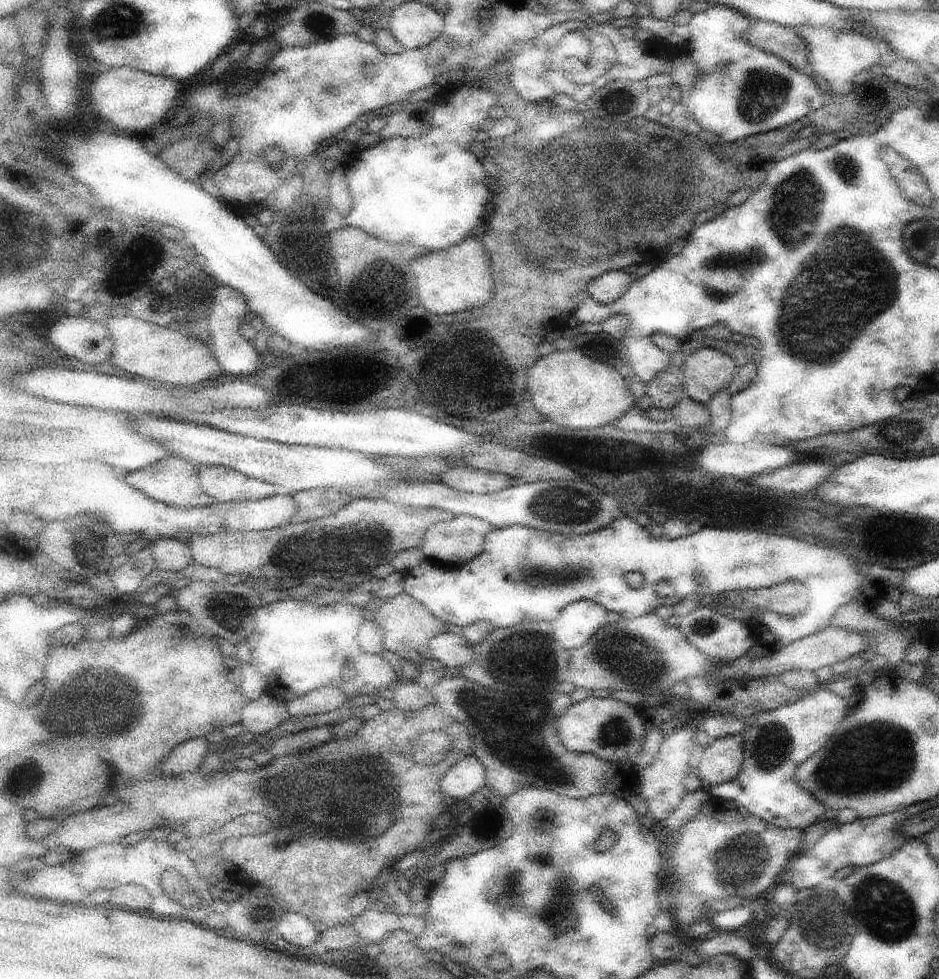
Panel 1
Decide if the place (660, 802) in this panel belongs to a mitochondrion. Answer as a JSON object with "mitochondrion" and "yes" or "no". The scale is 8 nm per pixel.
{"mitochondrion":"no"}

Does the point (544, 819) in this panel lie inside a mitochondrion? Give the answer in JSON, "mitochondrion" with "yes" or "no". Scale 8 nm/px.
{"mitochondrion":"no"}

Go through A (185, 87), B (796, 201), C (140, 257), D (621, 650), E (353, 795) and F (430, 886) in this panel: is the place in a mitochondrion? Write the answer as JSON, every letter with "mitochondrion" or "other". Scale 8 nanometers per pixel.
{"A":"other","B":"mitochondrion","C":"mitochondrion","D":"mitochondrion","E":"mitochondrion","F":"other"}

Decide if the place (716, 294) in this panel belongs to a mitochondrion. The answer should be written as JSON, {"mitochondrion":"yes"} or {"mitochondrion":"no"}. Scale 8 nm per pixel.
{"mitochondrion":"yes"}

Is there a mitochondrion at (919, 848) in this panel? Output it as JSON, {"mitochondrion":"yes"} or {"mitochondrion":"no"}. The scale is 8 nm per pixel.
{"mitochondrion":"no"}

